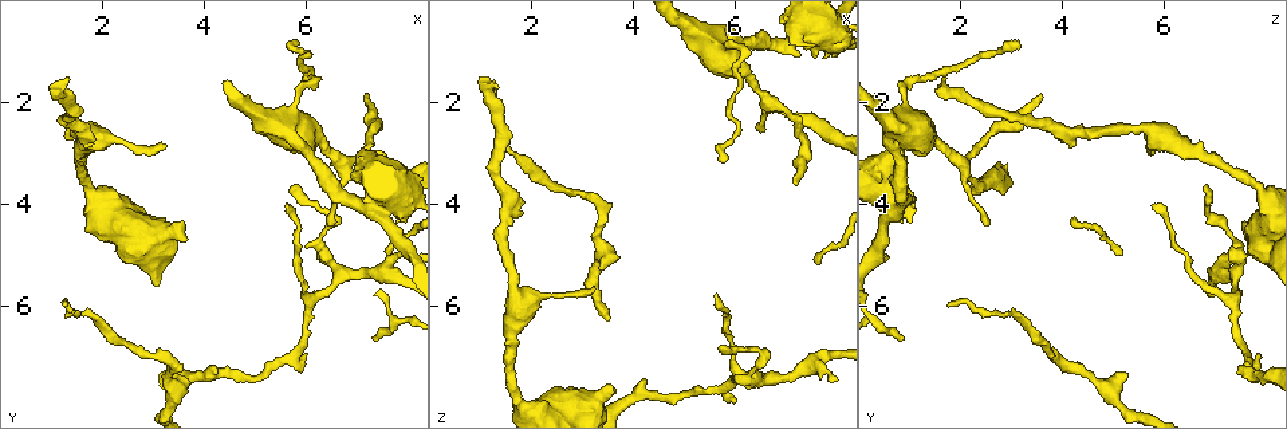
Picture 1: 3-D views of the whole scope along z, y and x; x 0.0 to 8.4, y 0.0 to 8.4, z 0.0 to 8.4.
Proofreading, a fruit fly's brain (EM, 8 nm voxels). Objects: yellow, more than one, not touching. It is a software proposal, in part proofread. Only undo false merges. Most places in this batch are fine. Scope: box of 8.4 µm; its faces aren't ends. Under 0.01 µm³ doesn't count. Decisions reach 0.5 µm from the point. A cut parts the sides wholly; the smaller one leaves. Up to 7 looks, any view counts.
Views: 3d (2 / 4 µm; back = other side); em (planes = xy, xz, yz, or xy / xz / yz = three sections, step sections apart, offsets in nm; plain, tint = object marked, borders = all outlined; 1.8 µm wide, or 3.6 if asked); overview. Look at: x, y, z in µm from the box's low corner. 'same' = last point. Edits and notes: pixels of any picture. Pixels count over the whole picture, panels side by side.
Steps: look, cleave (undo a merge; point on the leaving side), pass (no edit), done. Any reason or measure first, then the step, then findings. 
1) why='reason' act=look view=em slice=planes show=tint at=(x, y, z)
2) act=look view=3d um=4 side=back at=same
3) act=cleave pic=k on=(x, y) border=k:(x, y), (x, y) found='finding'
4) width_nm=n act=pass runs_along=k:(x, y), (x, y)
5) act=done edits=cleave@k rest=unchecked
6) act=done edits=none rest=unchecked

why='calibre changes' act=look view=em slice=planes show=tint at=(6.65, 3.15, 2.00)

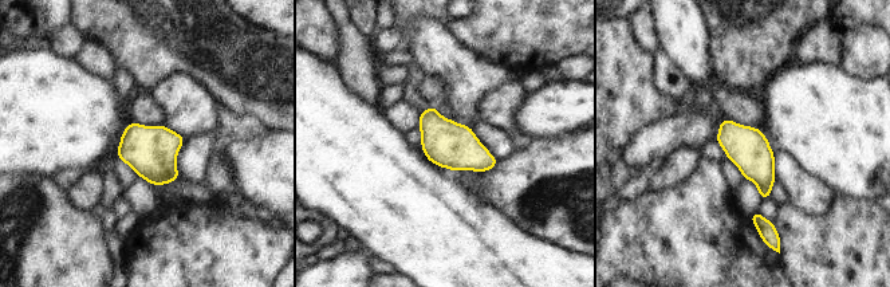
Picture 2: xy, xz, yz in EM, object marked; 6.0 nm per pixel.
act=pass found='all the same neuron'

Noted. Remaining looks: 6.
why='three-way junction' act=look view=3d um=4 at=(6.05, 5.95, 7.35)

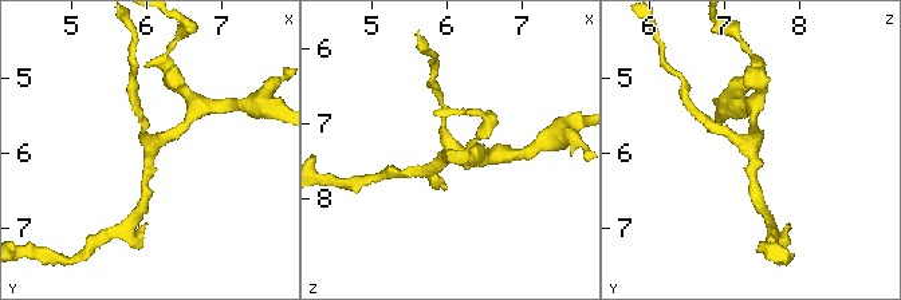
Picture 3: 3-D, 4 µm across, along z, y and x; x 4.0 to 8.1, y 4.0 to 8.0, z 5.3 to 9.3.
arms=3 act=look view=em slice=planes show=borders at=(6.10, 5.95, 7.35)

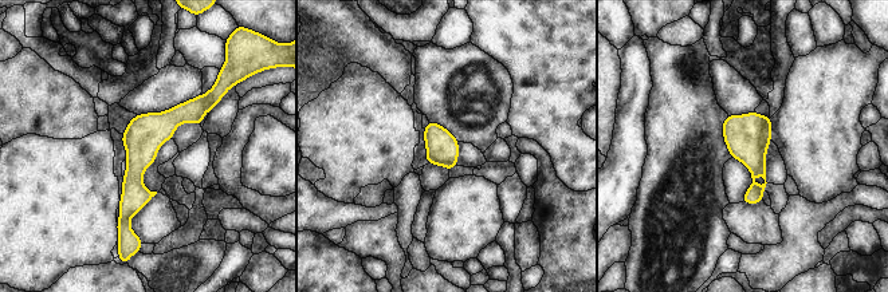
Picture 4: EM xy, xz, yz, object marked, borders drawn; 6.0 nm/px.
act=pass runs_along=4:(207, 97), (142, 148), (126, 227) found='one neuron here'

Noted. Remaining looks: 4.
why='sharp bend' act=look view=3d um=4 at=(3.35, 7.15, 4.10)

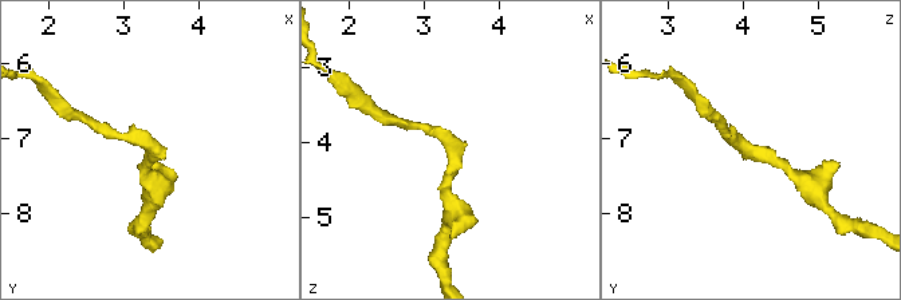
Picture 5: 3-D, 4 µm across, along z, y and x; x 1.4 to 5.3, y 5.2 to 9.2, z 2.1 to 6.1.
act=look view=em slice=yz step=8 show=tint at=(3.35, 7.10, 4.05)

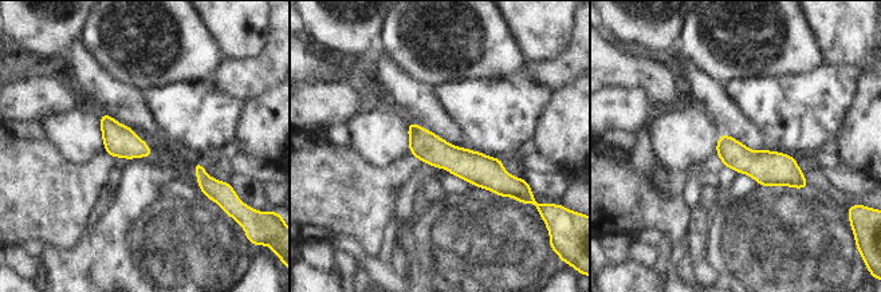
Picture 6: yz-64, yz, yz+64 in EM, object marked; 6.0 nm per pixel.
act=look view=em slice=planes show=borders at=same

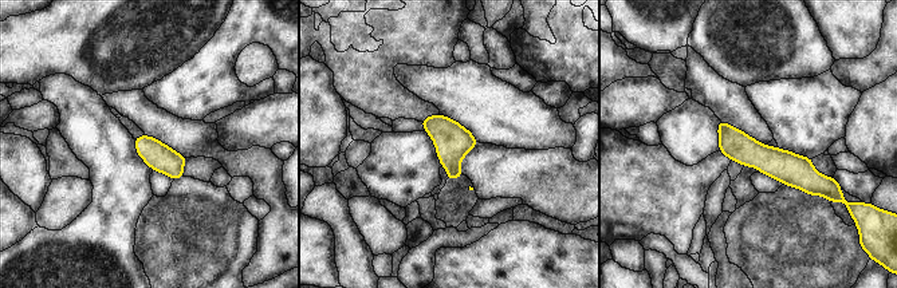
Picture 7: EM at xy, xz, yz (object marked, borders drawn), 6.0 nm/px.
act=pass runs_along=7:(722, 125), (818, 190) found='continuous, no second neuron'

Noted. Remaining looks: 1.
act=done edits=none rest=unchecked

